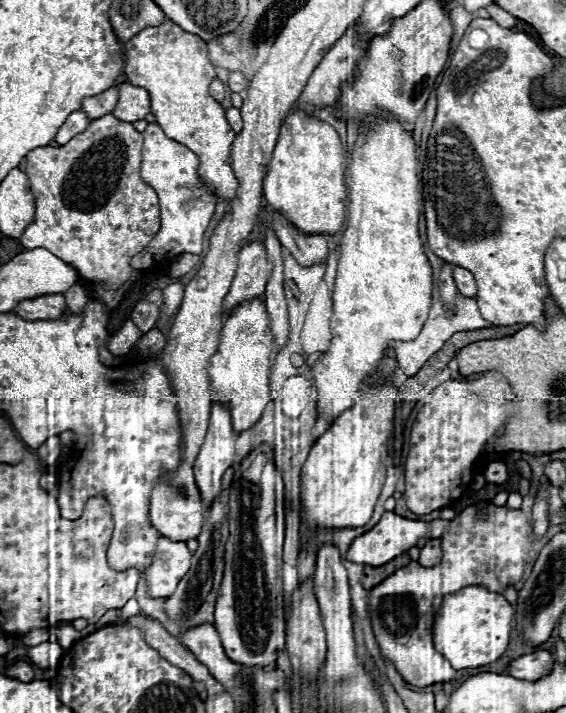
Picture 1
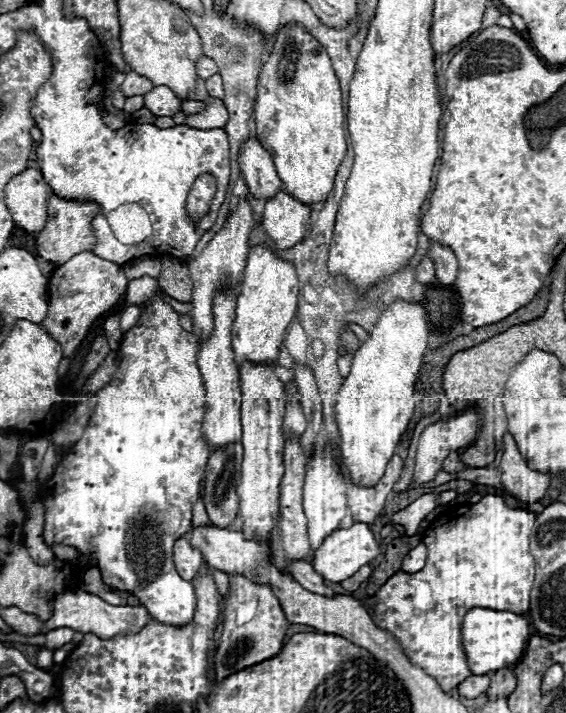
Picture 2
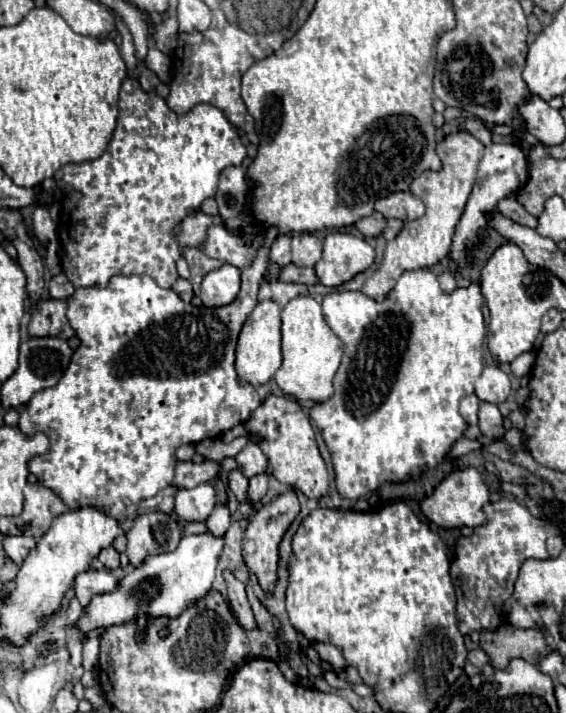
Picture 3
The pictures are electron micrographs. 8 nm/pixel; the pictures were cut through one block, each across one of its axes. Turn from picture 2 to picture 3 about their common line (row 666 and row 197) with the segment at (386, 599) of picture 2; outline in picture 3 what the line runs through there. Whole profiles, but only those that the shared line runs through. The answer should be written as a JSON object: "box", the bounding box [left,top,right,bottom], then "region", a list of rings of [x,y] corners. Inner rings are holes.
{"box":[362,132,484,300],"region":[[[458,132],[458,134],[446,136],[438,144],[436,152],[440,154],[440,160],[444,164],[442,170],[440,172],[428,170],[420,174],[410,186],[410,192],[424,200],[426,214],[414,222],[404,222],[402,232],[392,242],[388,242],[380,270],[362,288],[362,292],[368,294],[370,298],[376,298],[376,300],[386,298],[388,290],[392,290],[392,286],[396,284],[396,280],[404,270],[418,270],[424,266],[432,266],[450,252],[456,224],[466,208],[466,200],[476,182],[476,168],[484,154],[484,144],[478,142],[468,132]]]}

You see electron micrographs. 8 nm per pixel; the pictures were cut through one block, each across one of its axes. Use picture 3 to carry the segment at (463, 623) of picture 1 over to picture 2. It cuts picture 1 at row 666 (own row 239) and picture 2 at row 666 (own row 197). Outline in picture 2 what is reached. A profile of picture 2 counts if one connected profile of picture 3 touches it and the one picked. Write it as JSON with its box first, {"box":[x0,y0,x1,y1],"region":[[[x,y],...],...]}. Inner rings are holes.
{"box":[462,608,530,674],"region":[[[472,608],[464,616],[462,644],[468,656],[472,674],[490,674],[500,668],[516,664],[524,654],[528,638],[530,638],[530,624],[522,614],[488,610],[488,608]]]}

